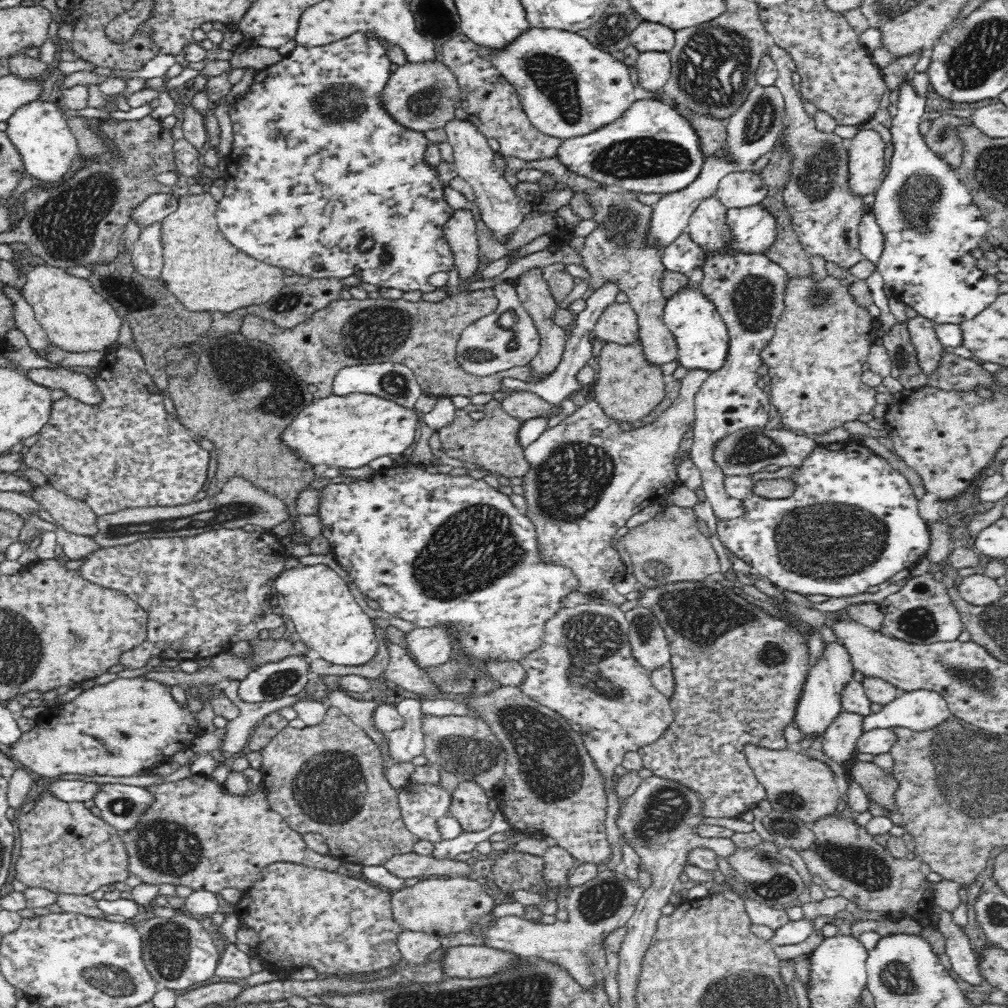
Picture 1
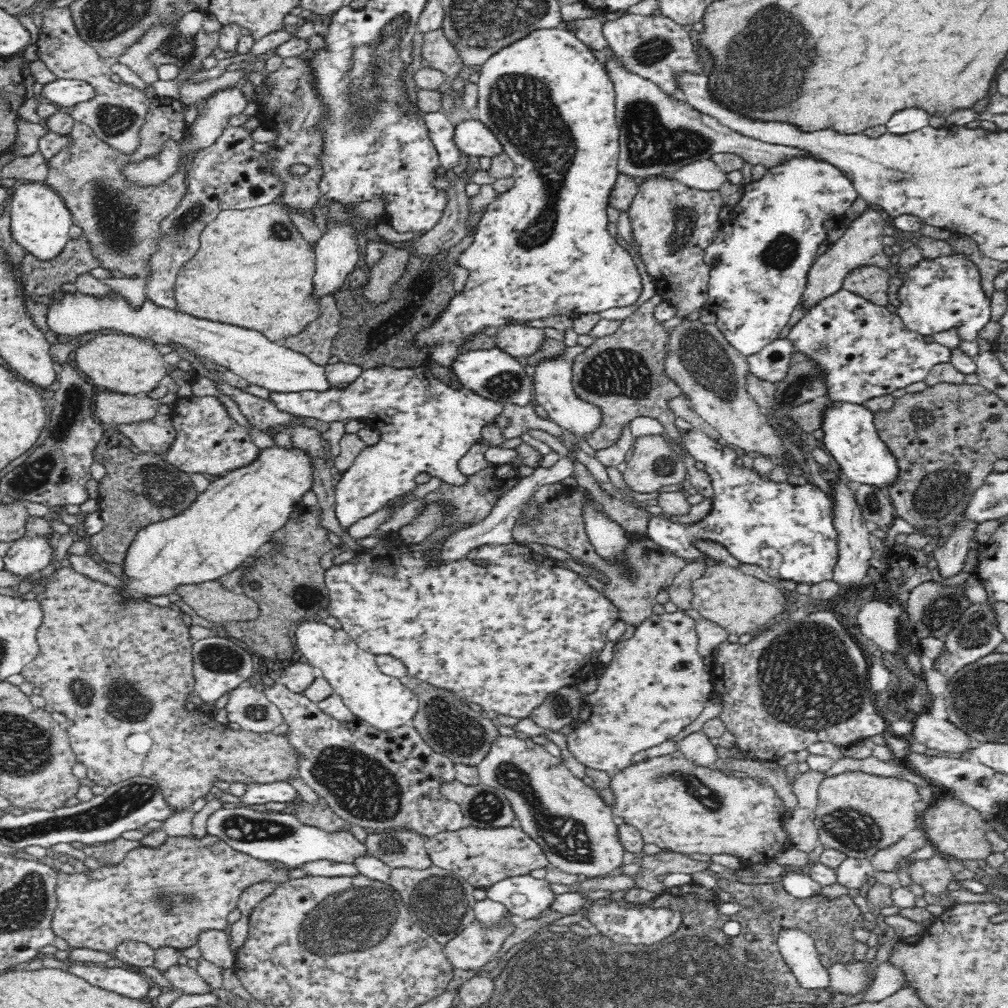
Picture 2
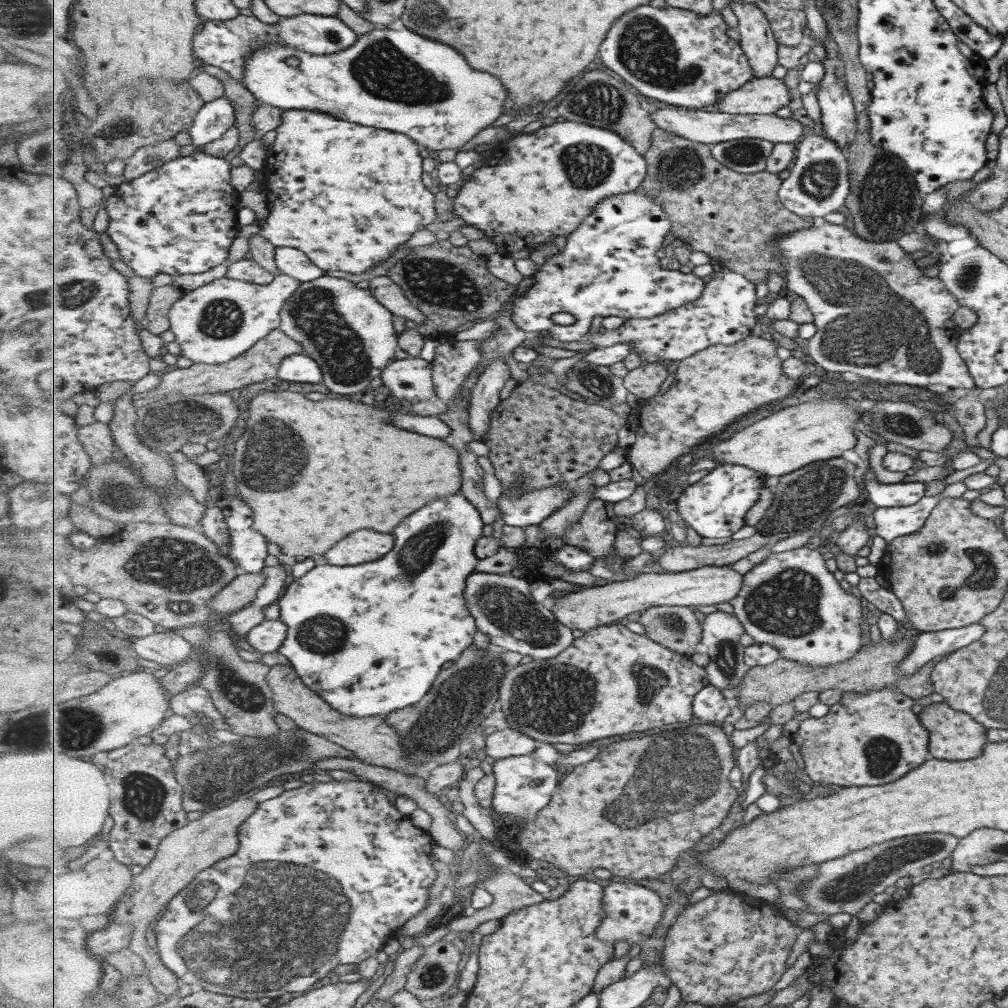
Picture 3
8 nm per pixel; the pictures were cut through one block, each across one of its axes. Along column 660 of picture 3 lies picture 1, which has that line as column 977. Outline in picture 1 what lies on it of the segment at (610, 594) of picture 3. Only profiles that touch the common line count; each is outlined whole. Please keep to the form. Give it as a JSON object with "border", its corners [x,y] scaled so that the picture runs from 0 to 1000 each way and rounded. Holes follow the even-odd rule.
{"border":[[[974,565],[956,572],[951,579],[952,591],[966,601],[978,601],[992,595],[996,585],[986,574],[976,570]]]}

